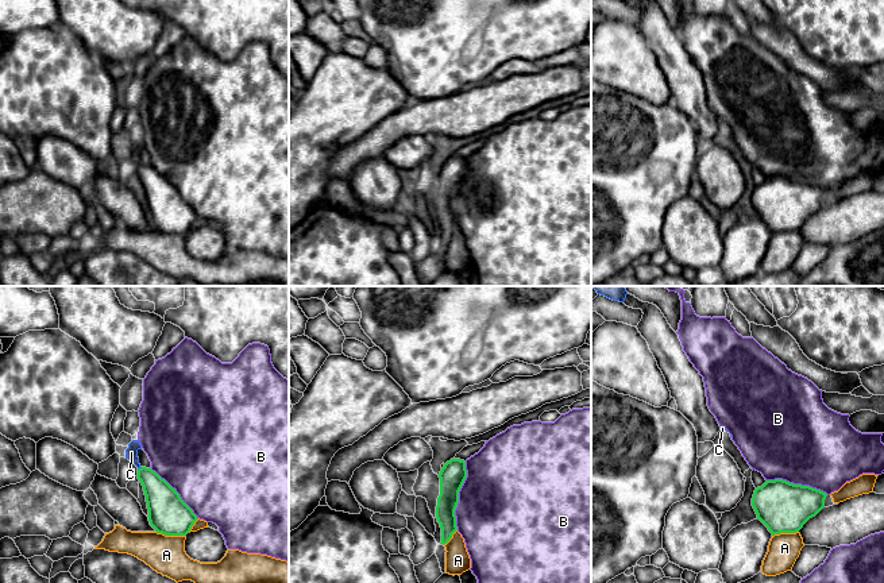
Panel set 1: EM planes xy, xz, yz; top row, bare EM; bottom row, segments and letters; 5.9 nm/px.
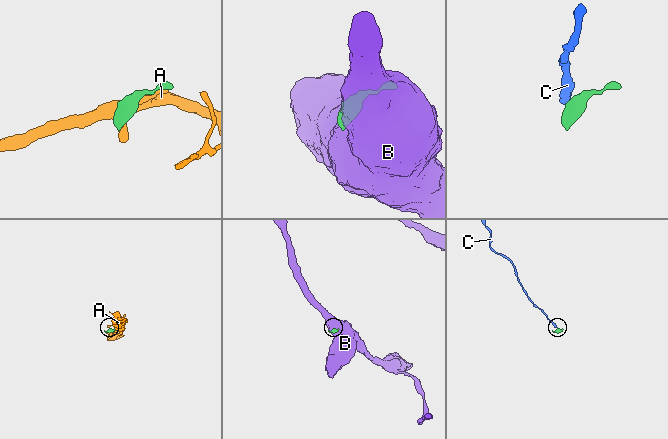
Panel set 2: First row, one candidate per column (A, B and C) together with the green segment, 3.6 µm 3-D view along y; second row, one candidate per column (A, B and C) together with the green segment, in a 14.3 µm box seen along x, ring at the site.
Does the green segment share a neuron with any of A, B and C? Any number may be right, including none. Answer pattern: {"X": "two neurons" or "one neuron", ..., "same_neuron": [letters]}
{"A": "two neurons", "B": "two neurons", "C": "one neuron", "same_neuron": ["C"]}

